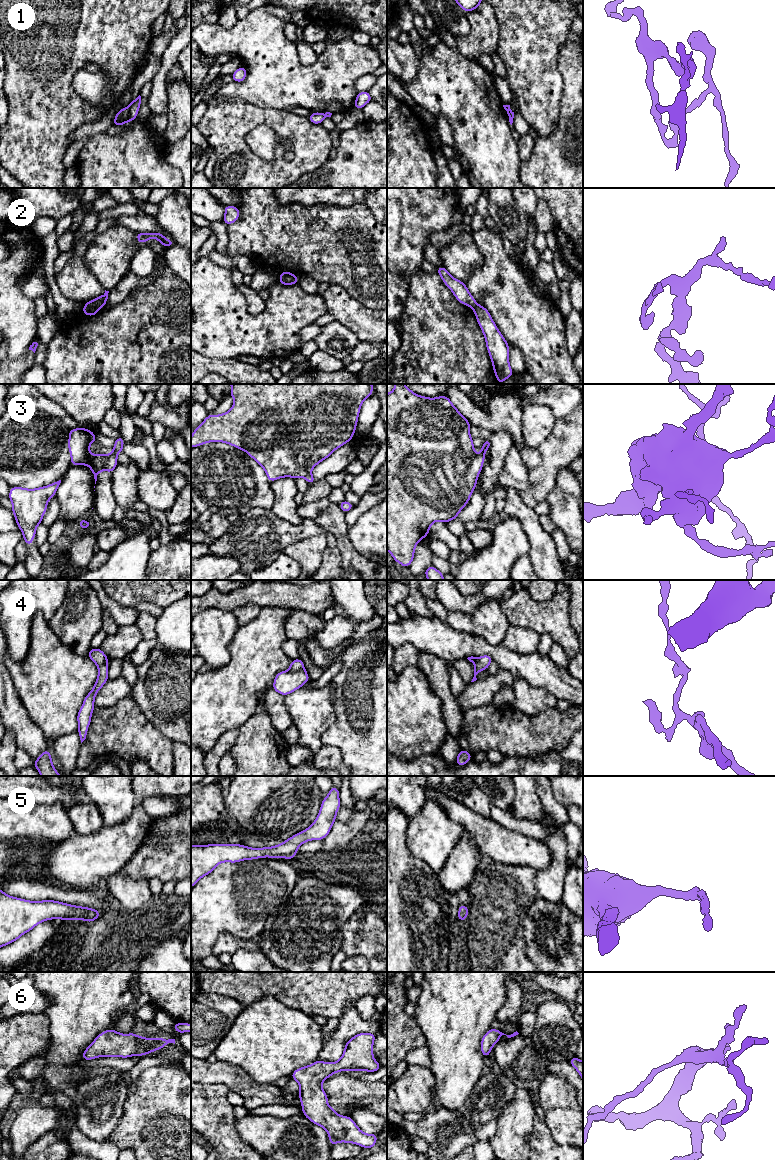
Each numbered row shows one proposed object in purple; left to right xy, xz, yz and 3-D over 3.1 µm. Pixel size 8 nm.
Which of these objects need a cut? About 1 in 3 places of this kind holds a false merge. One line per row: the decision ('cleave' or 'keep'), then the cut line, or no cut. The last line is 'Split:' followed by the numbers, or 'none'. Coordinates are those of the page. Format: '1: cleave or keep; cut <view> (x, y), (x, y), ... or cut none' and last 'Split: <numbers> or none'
1: cleave; cut xy (127, 108), (129, 111), (128, 120)
2: keep; cut none
3: keep; cut none
4: cleave; cut xz (303, 667), (289, 671)
5: keep; cut none
6: keep; cut none
Split: 1, 4

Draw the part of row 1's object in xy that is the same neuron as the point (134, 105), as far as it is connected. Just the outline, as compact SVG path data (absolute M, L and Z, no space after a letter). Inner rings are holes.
M139 95L136 99L131 101L130 104L128 105L128 109L130 111L128 122L132 122L135 120L140 106L141 106L141 96Z

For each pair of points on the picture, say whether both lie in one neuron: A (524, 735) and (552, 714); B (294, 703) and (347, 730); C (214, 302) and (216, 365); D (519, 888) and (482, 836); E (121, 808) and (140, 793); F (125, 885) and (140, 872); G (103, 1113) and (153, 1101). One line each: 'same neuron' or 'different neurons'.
A: same neuron
B: different neurons
C: different neurons
D: different neurons
E: different neurons
F: different neurons
G: different neurons

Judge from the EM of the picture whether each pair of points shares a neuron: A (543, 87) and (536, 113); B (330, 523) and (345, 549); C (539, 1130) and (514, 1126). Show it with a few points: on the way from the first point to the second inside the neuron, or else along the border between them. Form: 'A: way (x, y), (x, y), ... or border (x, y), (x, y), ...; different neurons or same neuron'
A: way (538, 93), (538, 107); same neuron
B: way (336, 529), (341, 534), (343, 543); same neuron
C: border (533, 1105), (533, 1130), (529, 1139), (528, 1149); different neurons

